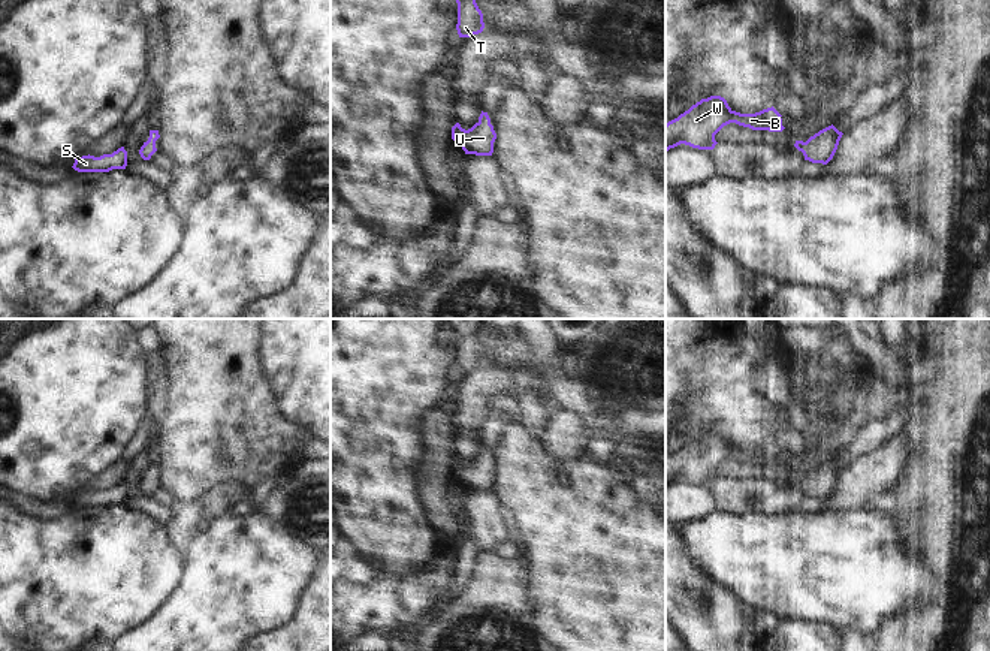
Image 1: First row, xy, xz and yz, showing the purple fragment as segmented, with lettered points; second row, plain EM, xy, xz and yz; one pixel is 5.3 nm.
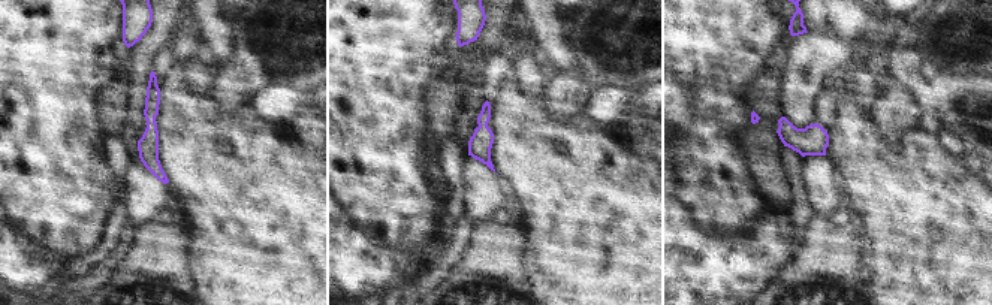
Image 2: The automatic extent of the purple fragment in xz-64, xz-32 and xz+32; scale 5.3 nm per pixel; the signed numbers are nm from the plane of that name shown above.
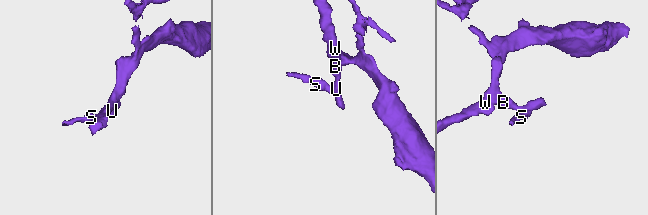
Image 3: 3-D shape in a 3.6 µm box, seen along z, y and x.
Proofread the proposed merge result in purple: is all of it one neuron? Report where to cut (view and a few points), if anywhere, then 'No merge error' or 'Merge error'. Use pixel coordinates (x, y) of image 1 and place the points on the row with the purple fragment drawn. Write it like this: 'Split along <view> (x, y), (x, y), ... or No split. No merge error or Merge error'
No split. No merge error.

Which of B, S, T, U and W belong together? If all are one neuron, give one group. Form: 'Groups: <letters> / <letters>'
Groups: B S T U W.

